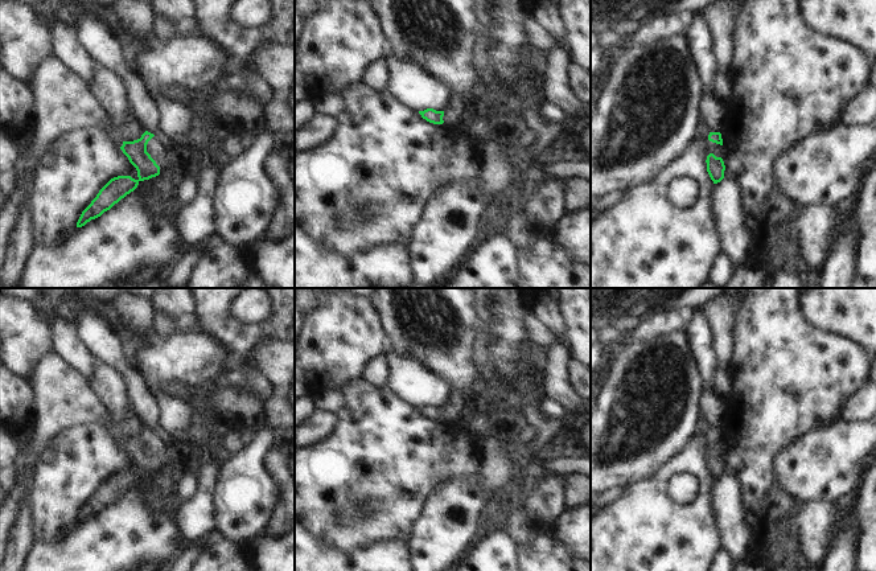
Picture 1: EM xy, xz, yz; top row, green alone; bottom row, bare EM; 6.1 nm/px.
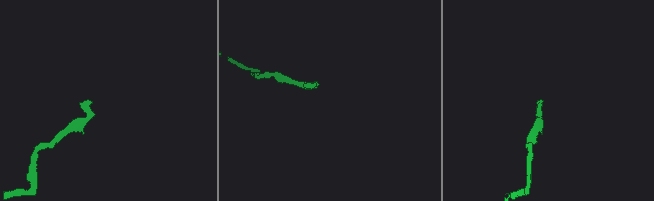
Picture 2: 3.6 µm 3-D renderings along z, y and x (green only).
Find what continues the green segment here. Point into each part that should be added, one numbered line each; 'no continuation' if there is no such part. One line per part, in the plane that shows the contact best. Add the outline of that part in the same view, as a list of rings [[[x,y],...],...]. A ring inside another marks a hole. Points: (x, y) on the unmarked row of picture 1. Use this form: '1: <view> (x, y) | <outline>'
1: xy (156, 442) | [[[153,432],[147,440],[147,448],[160,463],[160,471],[164,471],[170,465],[170,460],[165,452],[165,436],[163,434]]]

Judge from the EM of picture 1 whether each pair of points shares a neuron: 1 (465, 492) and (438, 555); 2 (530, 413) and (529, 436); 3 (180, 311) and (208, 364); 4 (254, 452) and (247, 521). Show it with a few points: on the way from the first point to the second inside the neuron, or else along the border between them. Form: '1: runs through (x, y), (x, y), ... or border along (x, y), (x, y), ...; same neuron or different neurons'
1: runs through (449, 506), (445, 513), (445, 532), (440, 539); same neuron
2: border along (527, 424), (535, 431), (535, 436), (529, 443); different neurons
3: border along (176, 329), (200, 332); different neurons
4: runs through (247, 469), (247, 504); same neuron

